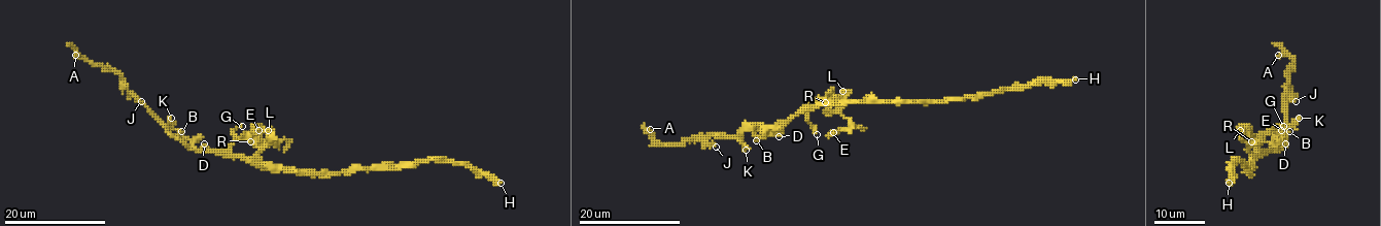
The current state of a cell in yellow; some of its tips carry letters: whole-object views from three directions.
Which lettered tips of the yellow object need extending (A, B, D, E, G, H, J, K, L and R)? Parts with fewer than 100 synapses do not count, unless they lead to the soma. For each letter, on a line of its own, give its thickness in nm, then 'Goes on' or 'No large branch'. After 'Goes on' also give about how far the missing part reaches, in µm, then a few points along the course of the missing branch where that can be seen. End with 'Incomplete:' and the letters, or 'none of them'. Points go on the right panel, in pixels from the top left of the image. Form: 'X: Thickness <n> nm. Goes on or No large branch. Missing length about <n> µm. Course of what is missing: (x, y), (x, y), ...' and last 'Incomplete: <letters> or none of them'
A: Thickness 340 nm. No large branch
B: Thickness 200 nm. No large branch
D: Thickness 320 nm. No large branch
E: Thickness 400 nm. No large branch
G: Thickness 280 nm. No large branch
H: Thickness 170 nm. No large branch
J: Thickness 240 nm. No large branch
K: Thickness 360 nm. Goes on. Missing length about 20 µm. Course of what is missing: (1299, 118), (1314, 120), (1320, 112), (1338, 108), (1341, 96), (1337, 94)
L: Thickness 200 nm. No large branch
R: Thickness 280 nm. No large branch
Incomplete: K

